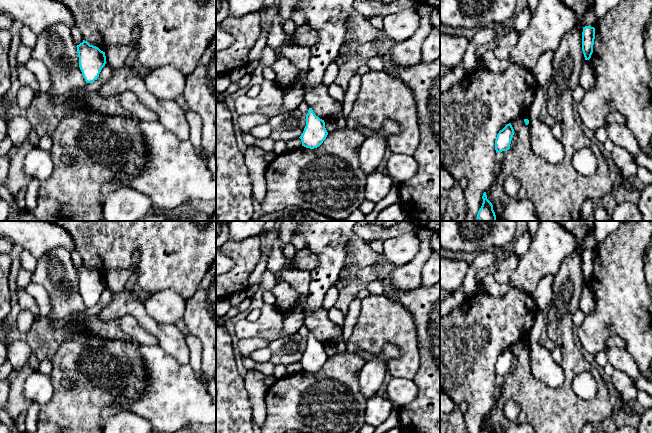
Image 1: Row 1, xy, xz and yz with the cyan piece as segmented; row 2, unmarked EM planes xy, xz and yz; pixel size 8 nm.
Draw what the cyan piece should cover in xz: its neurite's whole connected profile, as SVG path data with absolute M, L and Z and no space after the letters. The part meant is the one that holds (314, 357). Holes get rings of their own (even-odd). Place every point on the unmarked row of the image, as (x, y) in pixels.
M309 332L306 339L306 350L299 361L302 365L302 370L310 373L317 372L323 367L327 359L324 344L316 340L312 332Z

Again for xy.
M85 264L76 271L83 302L86 307L92 307L97 304L102 292L107 287L105 276L96 270L90 269Z

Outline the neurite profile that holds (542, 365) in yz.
M539 309L527 336L531 342L530 371L545 385L559 388L565 382L565 374L561 364L554 361L551 352L539 344L544 328L546 328L546 311Z

